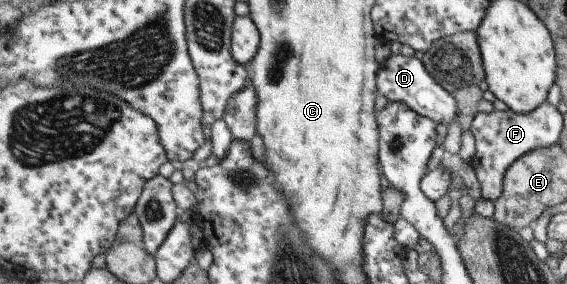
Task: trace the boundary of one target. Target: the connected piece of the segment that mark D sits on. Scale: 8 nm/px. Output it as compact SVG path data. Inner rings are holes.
M391 53L379 72L378 94L385 96L389 102L404 102L421 116L436 120L437 124L448 126L453 120L457 120L457 102L453 94L431 76L422 60L413 56Z

